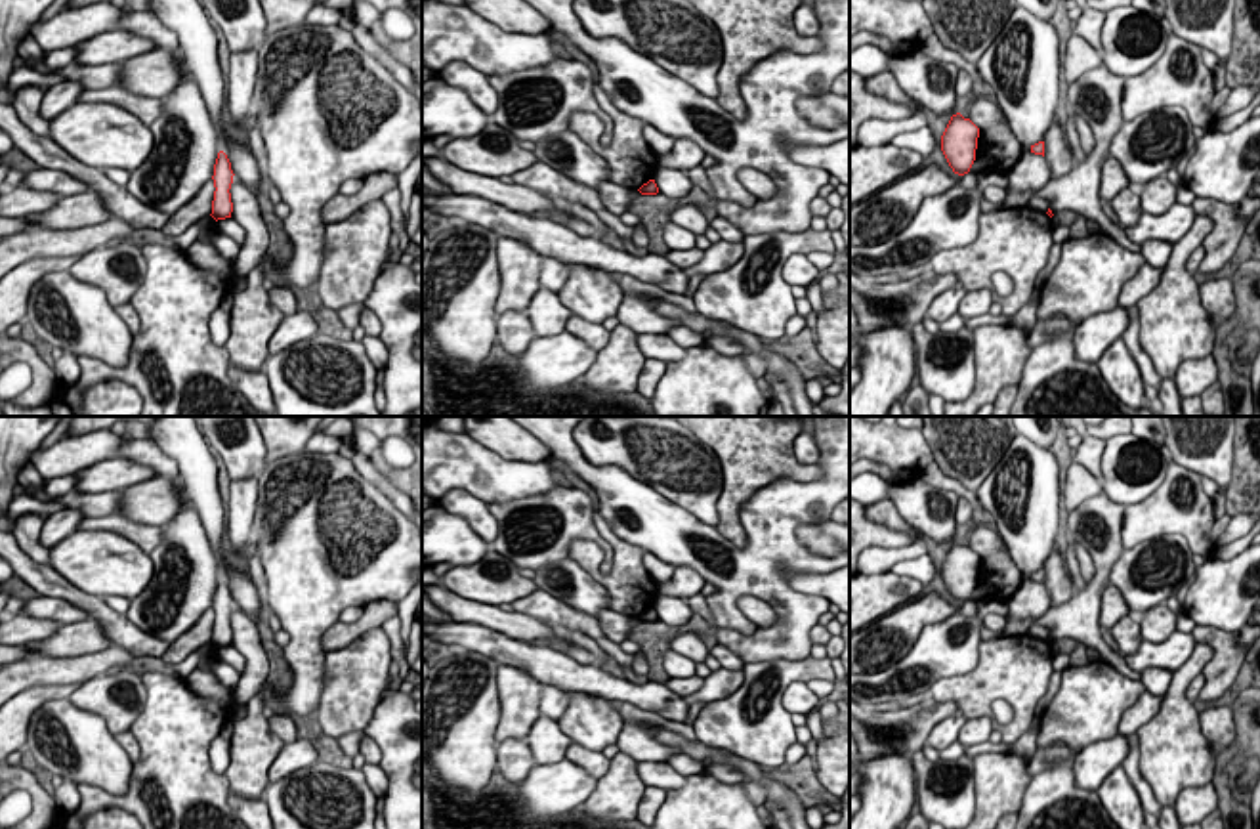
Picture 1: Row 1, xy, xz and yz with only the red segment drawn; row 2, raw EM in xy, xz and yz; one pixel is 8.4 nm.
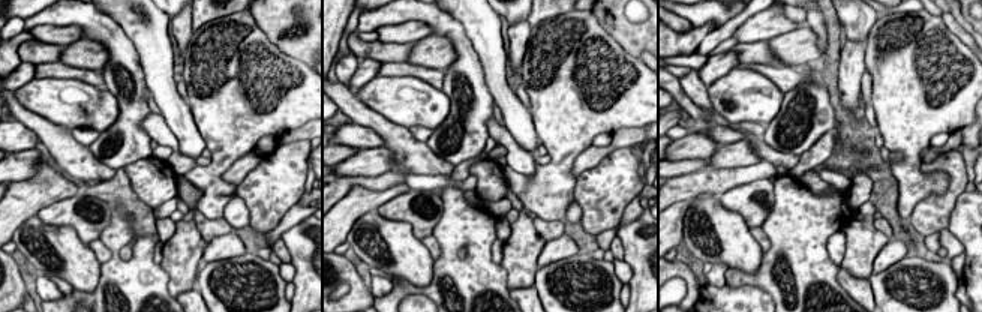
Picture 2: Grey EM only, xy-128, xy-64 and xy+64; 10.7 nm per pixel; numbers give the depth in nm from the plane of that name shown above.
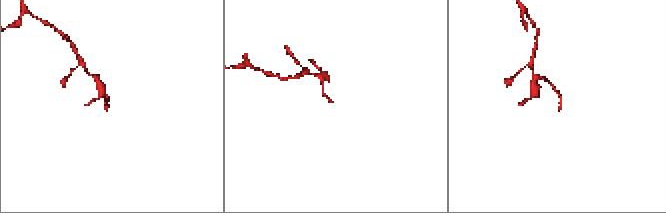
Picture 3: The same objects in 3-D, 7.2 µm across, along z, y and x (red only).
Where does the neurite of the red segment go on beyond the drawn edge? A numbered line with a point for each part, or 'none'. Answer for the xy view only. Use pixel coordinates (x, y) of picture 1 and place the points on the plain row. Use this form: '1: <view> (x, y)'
none

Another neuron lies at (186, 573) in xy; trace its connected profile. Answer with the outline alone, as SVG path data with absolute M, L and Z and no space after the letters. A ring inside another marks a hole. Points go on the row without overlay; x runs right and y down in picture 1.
M183 502L162 529L162 541L149 554L153 577L130 600L126 617L143 632L172 644L212 607L221 575L191 502Z

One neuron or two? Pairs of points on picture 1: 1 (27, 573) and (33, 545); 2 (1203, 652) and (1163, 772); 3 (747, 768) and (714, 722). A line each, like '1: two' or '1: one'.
1: two
2: one
3: two

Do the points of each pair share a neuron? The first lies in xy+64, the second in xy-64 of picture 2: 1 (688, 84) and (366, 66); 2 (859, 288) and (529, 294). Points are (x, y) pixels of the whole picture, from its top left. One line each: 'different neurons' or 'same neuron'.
1: different neurons
2: same neuron

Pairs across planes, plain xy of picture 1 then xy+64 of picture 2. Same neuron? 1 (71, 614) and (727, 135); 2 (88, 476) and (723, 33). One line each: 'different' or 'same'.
1: same
2: different

